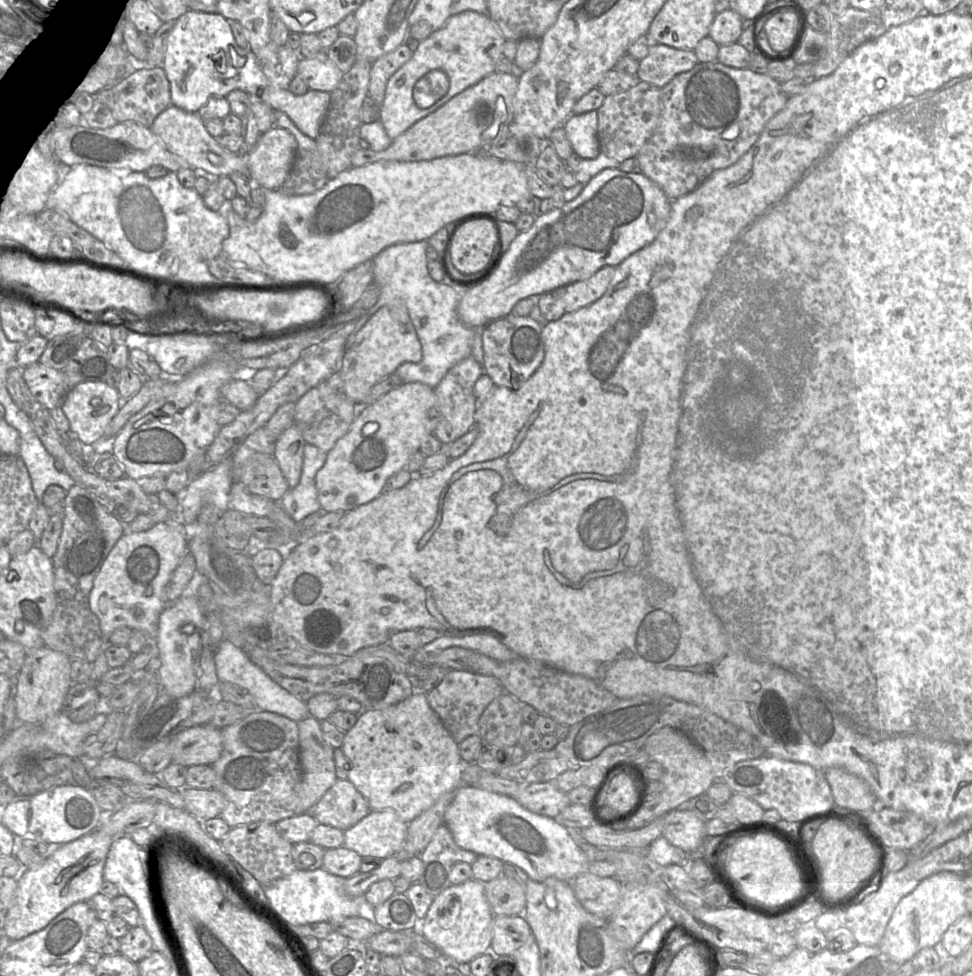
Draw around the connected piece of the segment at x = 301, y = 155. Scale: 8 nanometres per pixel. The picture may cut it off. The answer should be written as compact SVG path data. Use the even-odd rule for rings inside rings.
M279 110L273 112L273 127L286 129L297 142L292 168L279 191L290 196L305 195L326 185L329 178L315 139L302 133L292 120Z

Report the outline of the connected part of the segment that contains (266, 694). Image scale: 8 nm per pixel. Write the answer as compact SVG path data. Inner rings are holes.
M223 640L218 645L214 661L219 682L230 682L247 690L254 700L256 709L276 713L295 722L299 722L310 716L305 701L295 697L276 683L233 643Z

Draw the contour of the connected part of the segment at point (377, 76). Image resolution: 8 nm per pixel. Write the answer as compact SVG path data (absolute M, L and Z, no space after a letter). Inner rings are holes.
M402 43L396 49L384 54L372 63L368 95L381 105L389 78L413 55L407 43Z

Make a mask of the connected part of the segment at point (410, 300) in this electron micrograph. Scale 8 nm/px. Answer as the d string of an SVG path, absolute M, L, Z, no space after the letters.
M419 241L419 242L410 242L410 243L399 243L399 244L394 244L391 245L384 250L382 250L379 254L377 254L373 259L372 259L372 264L373 264L373 275L374 275L374 282L377 283L380 286L381 293L379 296L379 299L377 303L364 315L366 316L369 314L369 317L373 316L381 307L384 305L388 304L404 304L407 308L407 311L409 313L410 319L414 325L414 328L416 330L417 336L420 340L421 346L422 346L422 359L419 362L413 363L413 362L406 362L401 364L395 371L395 375L397 375L403 383L411 383L411 382L420 382L423 384L426 384L432 388L435 388L441 380L444 378L444 376L447 374L447 372L454 367L457 363L459 363L461 360L467 358L467 357L473 357L473 346L475 344L475 337L476 337L476 332L481 331L481 330L476 330L473 328L470 328L466 326L464 323L461 322L461 320L458 317L457 313L457 307L458 303L460 300L460 294L459 291L457 291L454 287L451 287L449 285L436 282L434 281L428 272L428 260L427 260L427 247L428 247L428 242L427 241Z

